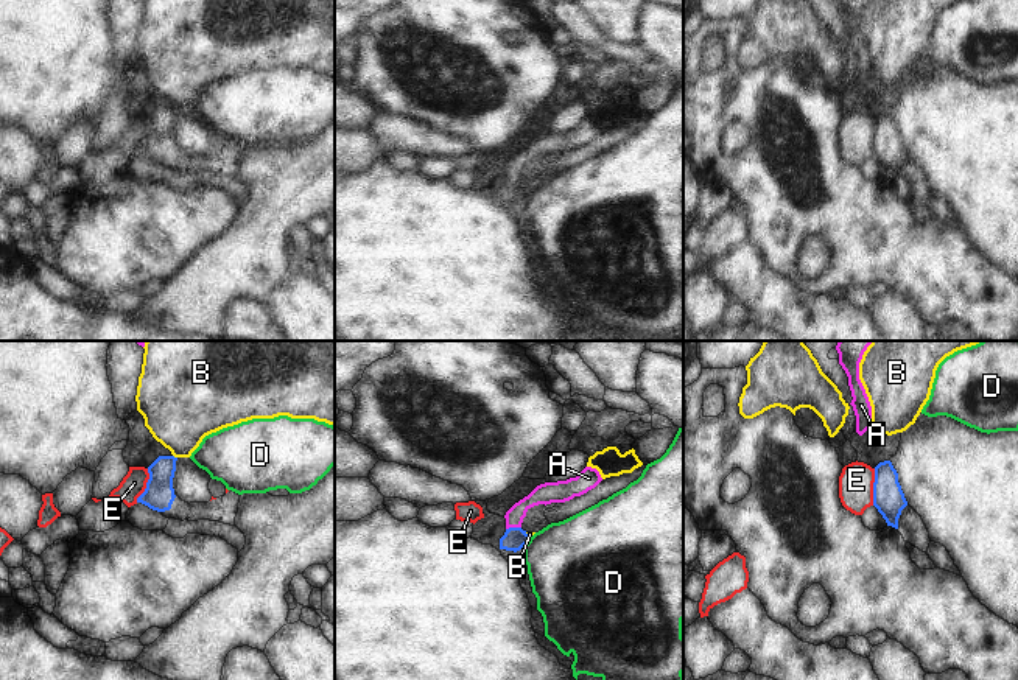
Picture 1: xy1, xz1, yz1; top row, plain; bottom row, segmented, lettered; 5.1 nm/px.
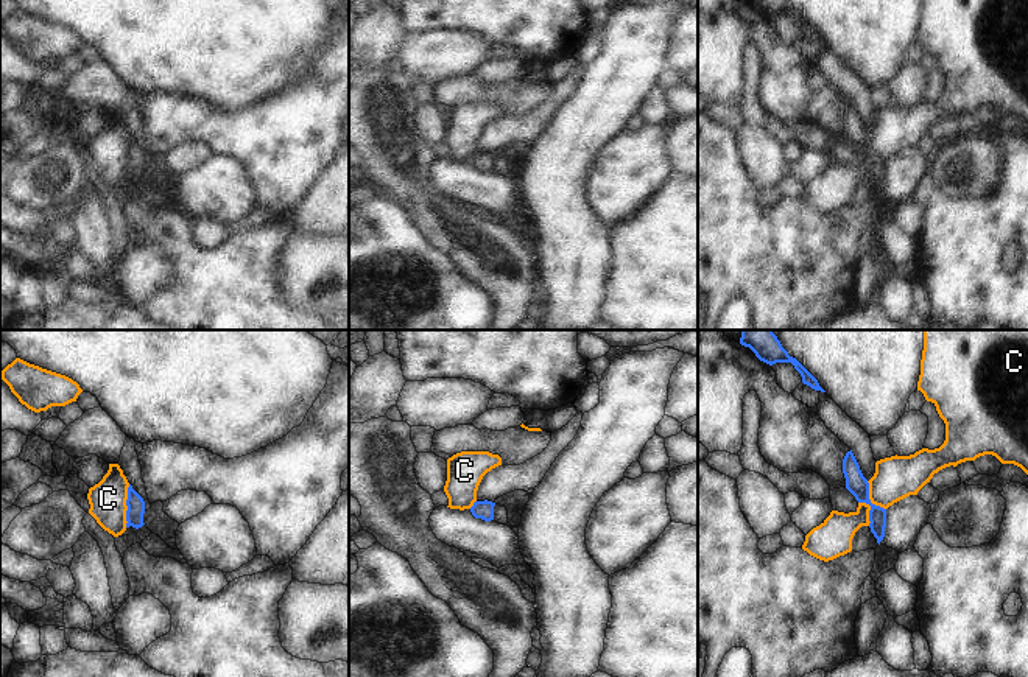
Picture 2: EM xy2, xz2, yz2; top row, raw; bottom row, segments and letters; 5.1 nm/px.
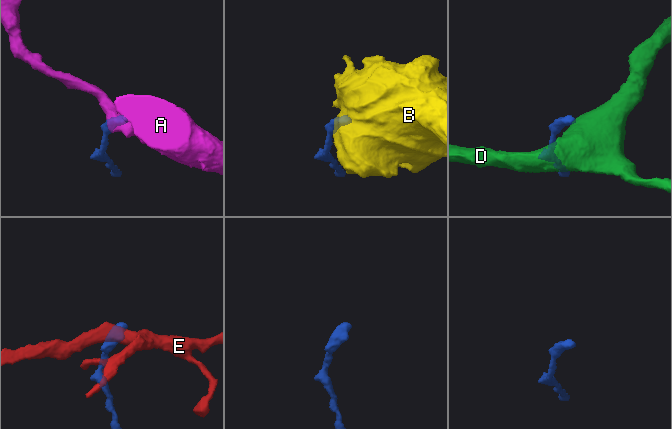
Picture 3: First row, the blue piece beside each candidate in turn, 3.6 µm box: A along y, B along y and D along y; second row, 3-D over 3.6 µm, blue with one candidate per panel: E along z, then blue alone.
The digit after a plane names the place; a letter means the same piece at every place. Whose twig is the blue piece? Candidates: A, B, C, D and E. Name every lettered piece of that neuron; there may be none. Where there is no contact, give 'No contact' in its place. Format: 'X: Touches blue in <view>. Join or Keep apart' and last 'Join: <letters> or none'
A: Touches blue in xz1. Join
B: Touches blue in xy1. Keep apart
C: Touches blue in yz2. Keep apart
D: Touches blue in xz1. Keep apart
E: Touches blue in yz1. Keep apart
Join: A.

